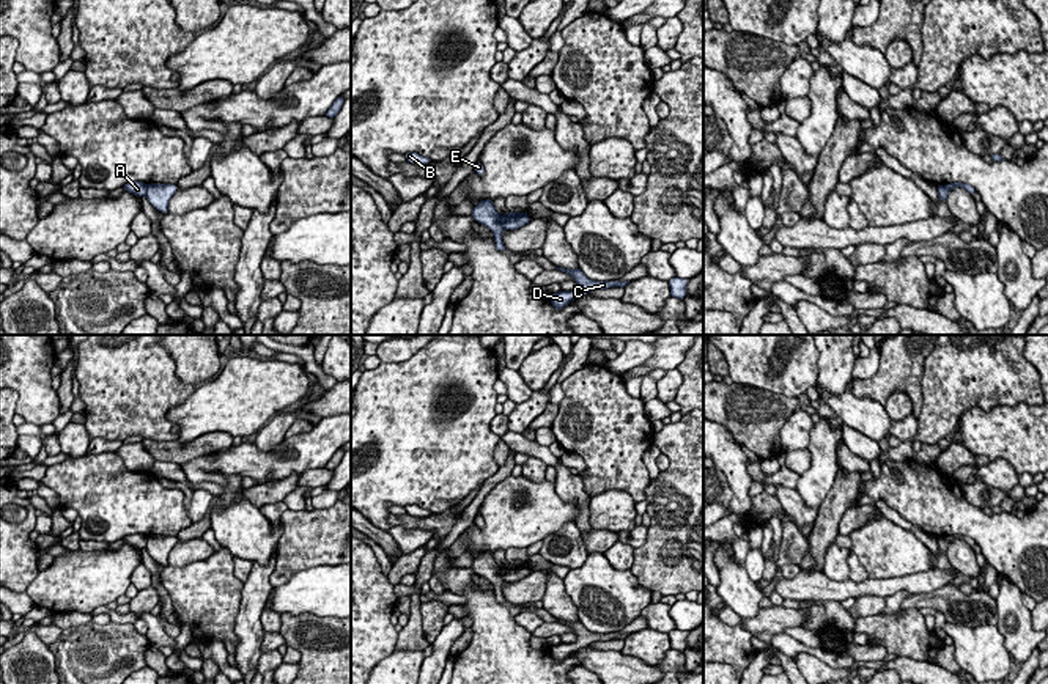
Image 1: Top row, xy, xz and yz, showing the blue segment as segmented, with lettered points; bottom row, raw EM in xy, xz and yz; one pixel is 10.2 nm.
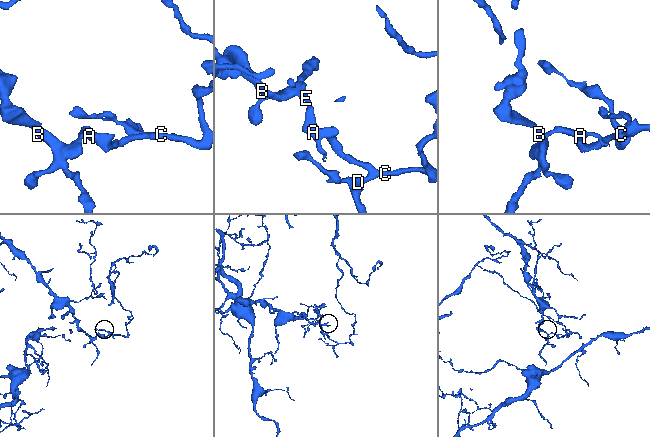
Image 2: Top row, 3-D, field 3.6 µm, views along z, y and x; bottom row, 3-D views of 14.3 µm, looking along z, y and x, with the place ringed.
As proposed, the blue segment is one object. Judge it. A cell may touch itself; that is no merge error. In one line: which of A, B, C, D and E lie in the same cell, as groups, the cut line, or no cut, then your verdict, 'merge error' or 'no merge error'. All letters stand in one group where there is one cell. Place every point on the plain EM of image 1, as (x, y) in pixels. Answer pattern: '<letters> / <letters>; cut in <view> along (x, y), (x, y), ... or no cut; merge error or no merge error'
A B E / C D; cut in xz along (501, 568), (504, 581); merge error

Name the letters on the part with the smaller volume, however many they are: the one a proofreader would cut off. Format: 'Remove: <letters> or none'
Remove: C, D

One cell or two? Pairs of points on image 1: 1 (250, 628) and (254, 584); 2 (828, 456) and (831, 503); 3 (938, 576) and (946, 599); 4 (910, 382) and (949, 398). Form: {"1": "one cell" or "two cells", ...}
{"1": "one cell", "2": "two cells", "3": "two cells", "4": "two cells"}

